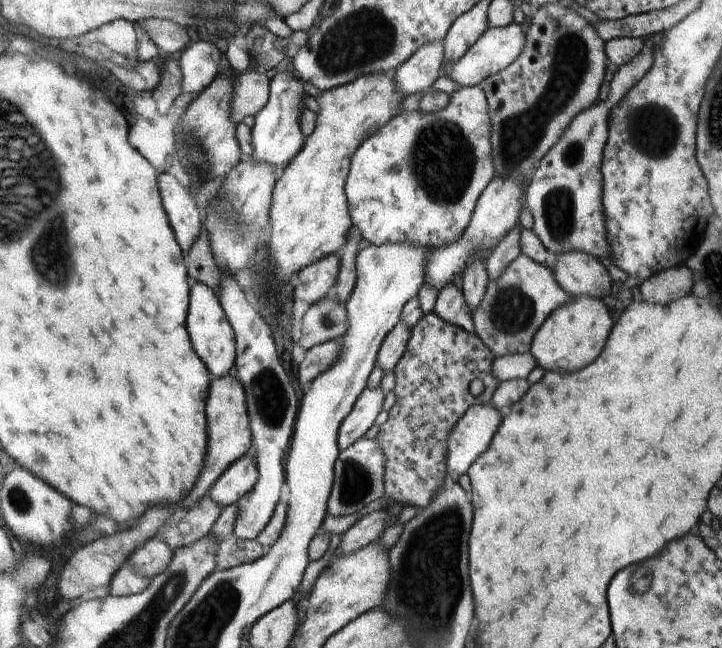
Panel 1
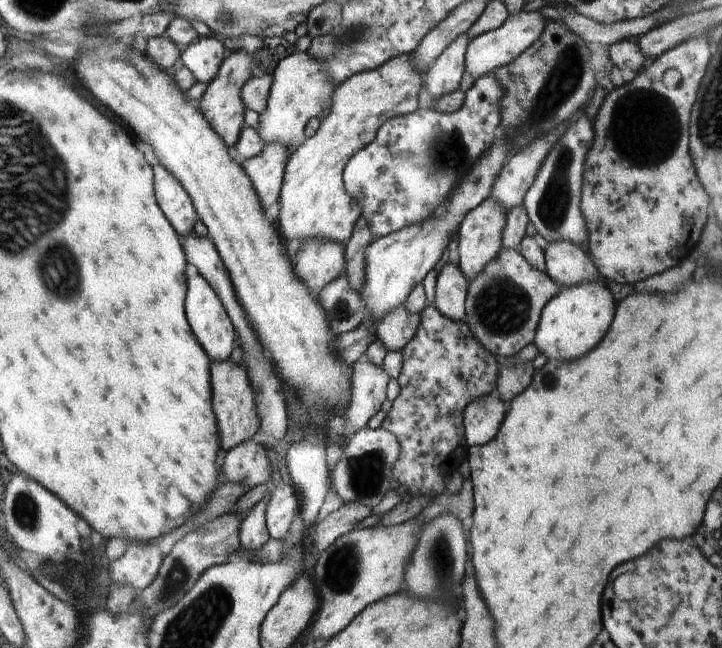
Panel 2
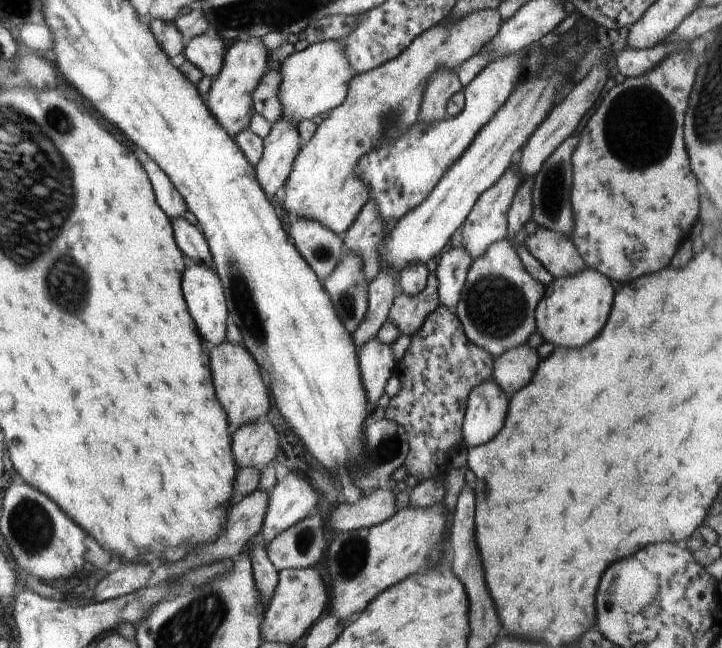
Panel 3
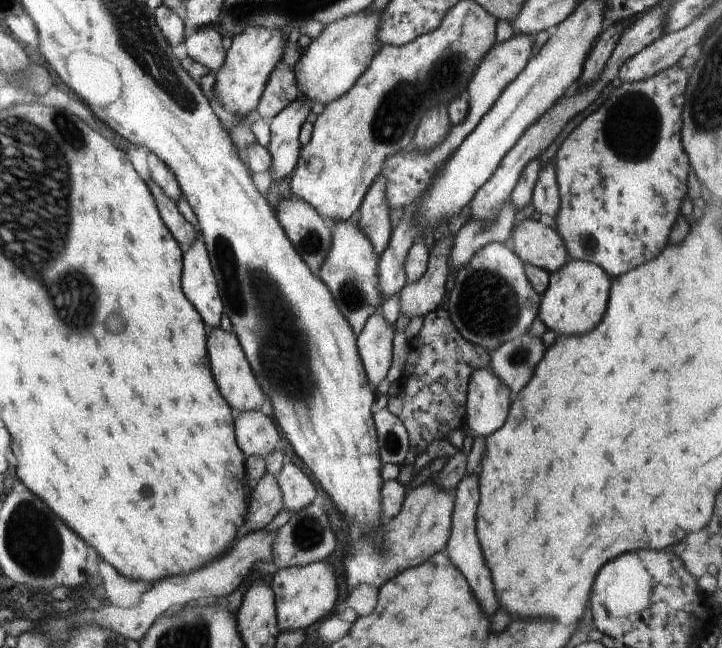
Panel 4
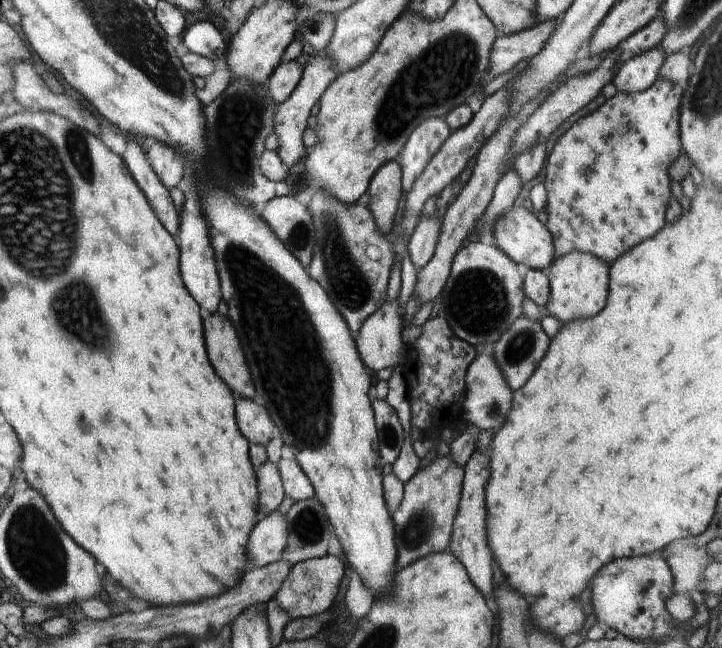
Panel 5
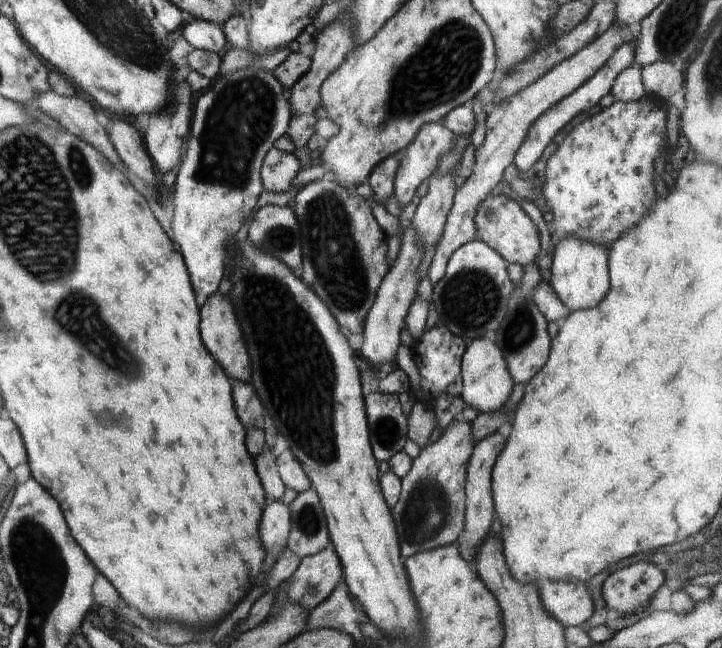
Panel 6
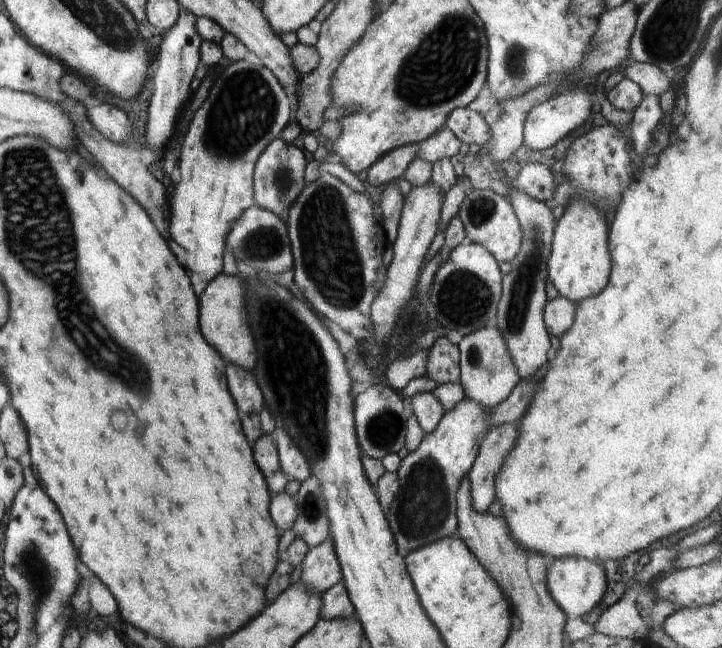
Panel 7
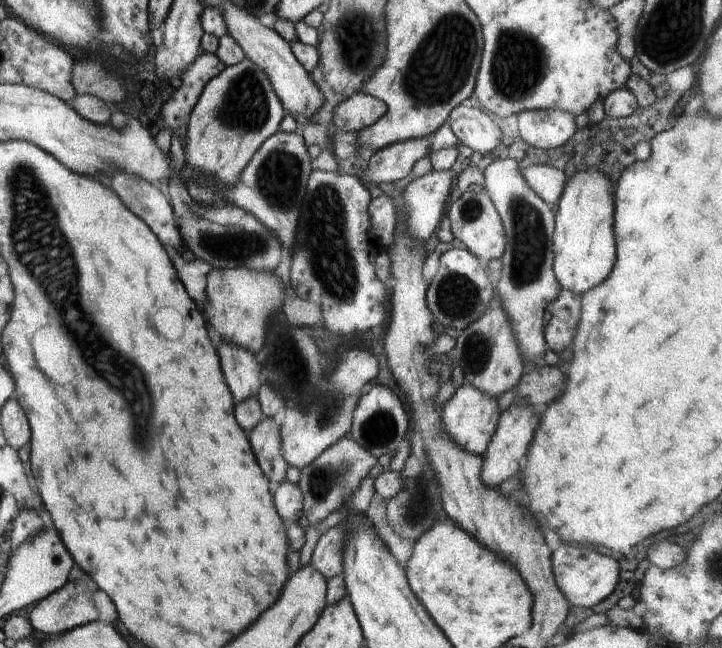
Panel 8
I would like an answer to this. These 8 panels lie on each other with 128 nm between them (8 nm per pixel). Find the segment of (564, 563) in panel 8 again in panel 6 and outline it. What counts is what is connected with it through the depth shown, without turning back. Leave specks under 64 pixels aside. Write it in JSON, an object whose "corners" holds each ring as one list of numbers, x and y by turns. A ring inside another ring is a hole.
{"corners":[[556,580,542,592,542,597,539,593,544,610,564,628,580,626,593,615,593,602,586,584]]}

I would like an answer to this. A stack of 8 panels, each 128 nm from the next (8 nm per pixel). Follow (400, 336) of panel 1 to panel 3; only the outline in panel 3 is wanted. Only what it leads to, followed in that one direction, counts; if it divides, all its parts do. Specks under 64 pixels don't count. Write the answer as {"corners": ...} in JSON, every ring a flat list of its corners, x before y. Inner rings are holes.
{"corners":[[430,271,427,285,420,294,408,296,399,292,392,303,388,319,400,329,402,335,412,336,424,324,426,317,440,304,437,274]]}

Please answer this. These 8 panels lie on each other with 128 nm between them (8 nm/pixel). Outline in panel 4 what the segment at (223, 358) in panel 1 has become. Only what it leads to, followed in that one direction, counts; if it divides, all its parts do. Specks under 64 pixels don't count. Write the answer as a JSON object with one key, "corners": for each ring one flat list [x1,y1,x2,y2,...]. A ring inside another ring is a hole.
{"corners":[[200,232,183,251,182,292,200,312,208,331,220,326,223,304,218,283]]}

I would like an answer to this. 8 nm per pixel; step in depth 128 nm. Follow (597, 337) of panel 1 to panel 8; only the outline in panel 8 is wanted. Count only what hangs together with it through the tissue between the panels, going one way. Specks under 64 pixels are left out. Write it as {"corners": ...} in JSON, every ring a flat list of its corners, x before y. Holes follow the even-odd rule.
{"corners":[[586,168,567,182,555,215,552,272,561,289,582,296,610,276,616,263,612,182,596,168]]}

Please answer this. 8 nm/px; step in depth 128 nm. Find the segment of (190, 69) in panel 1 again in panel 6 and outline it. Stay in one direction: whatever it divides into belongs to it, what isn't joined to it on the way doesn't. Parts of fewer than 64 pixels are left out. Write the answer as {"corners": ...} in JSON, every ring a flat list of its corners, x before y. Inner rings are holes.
{"corners":[[193,19,182,28,186,41,196,49,218,54,226,46,226,36,215,23]]}

